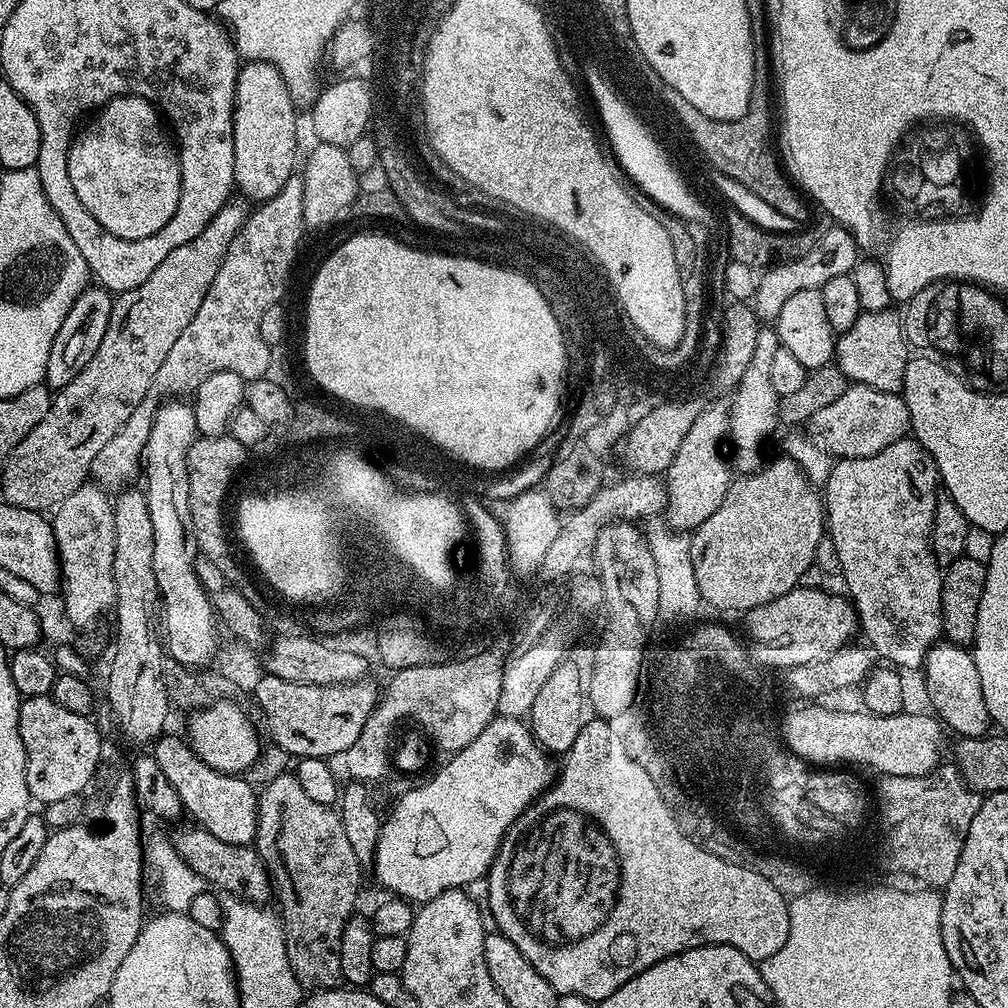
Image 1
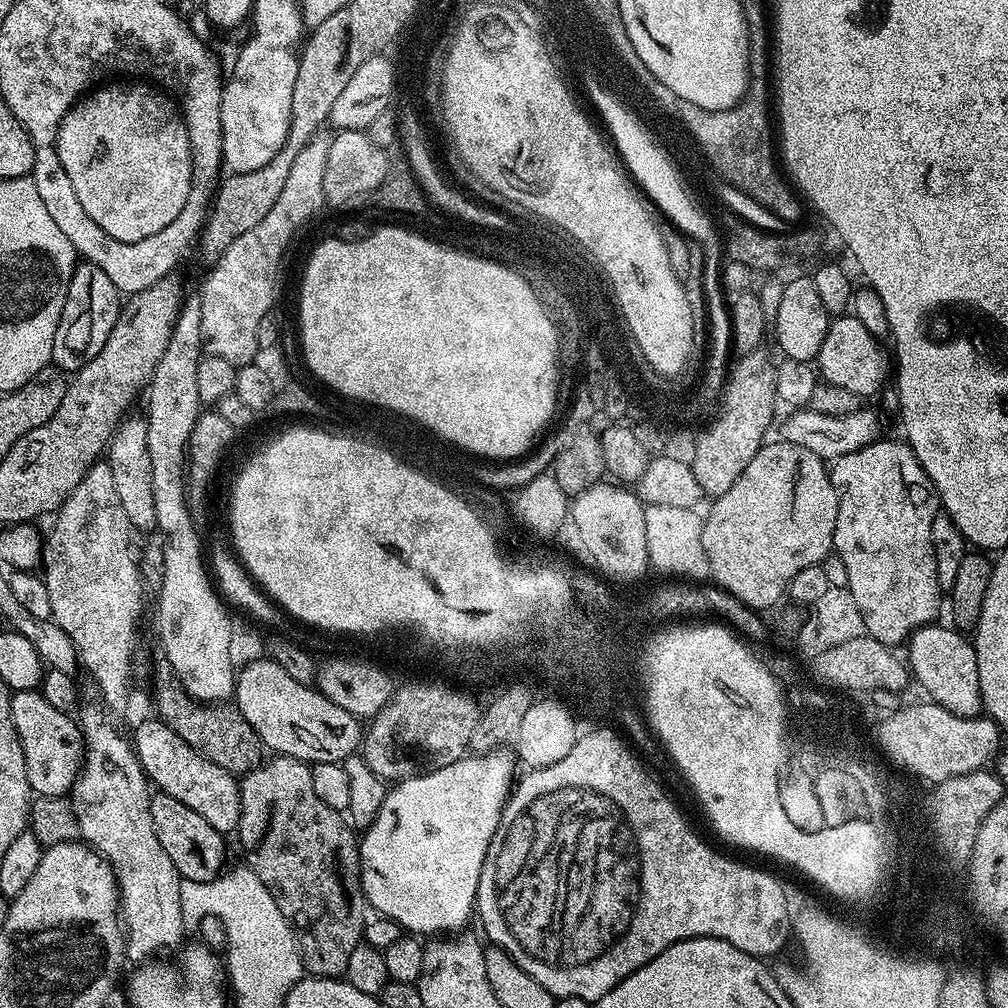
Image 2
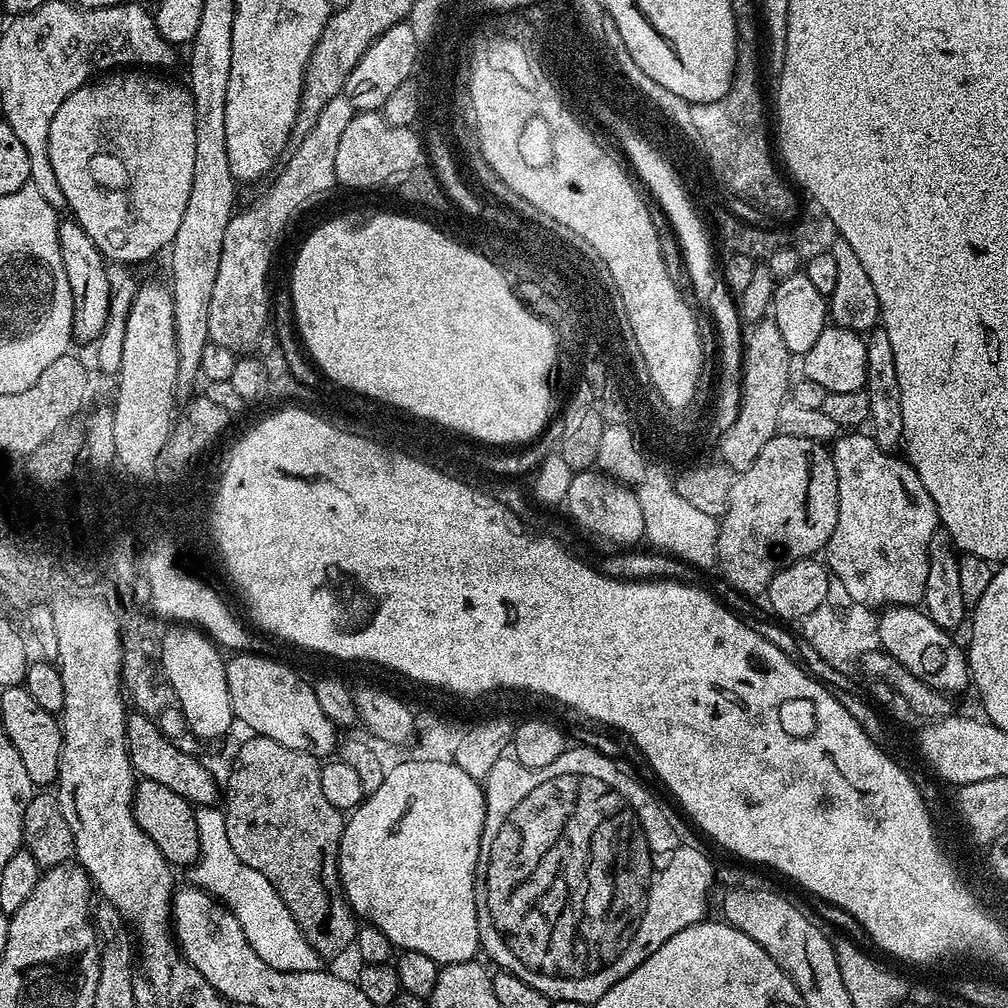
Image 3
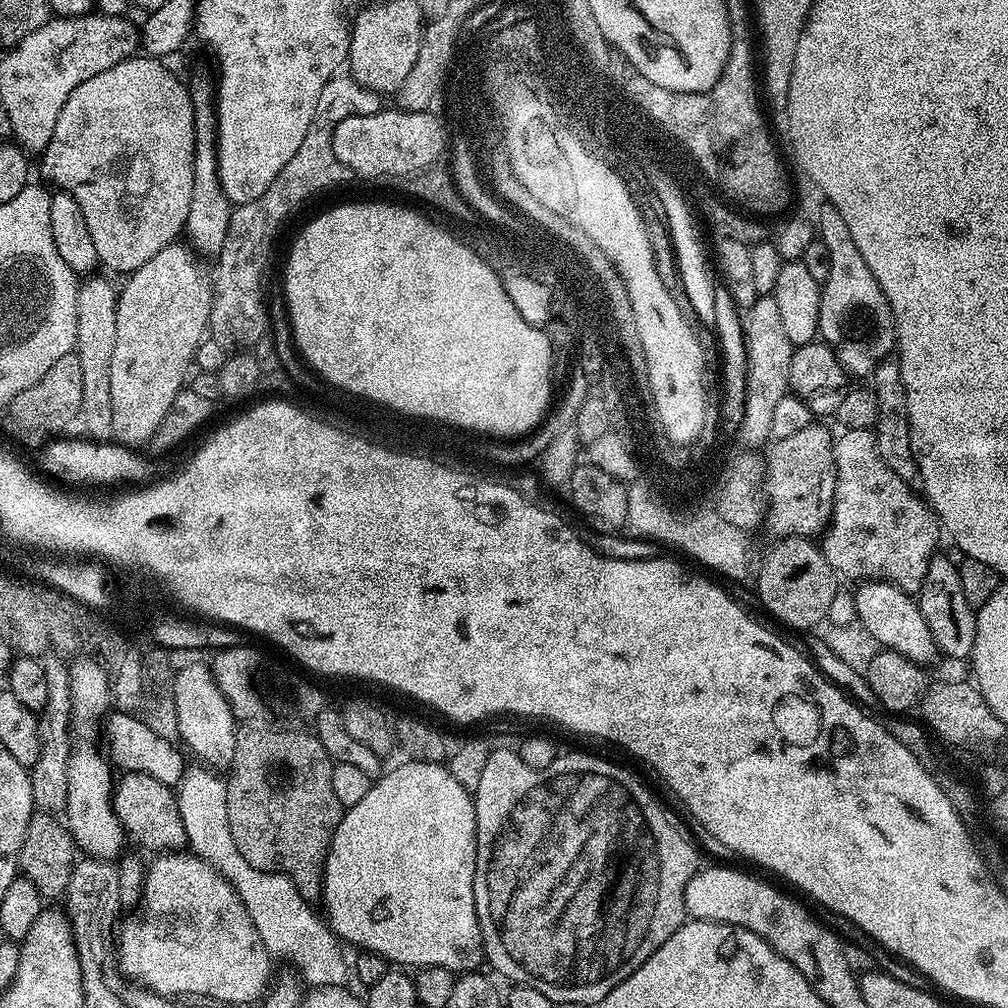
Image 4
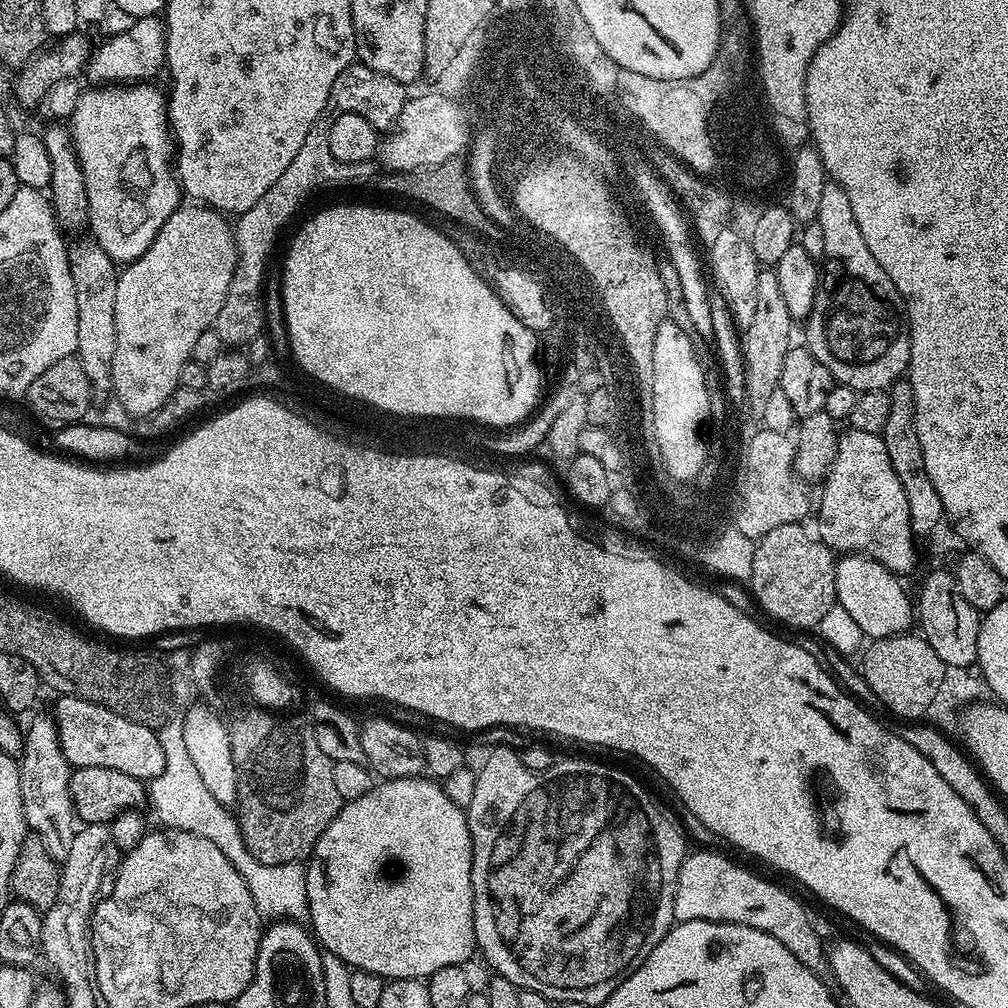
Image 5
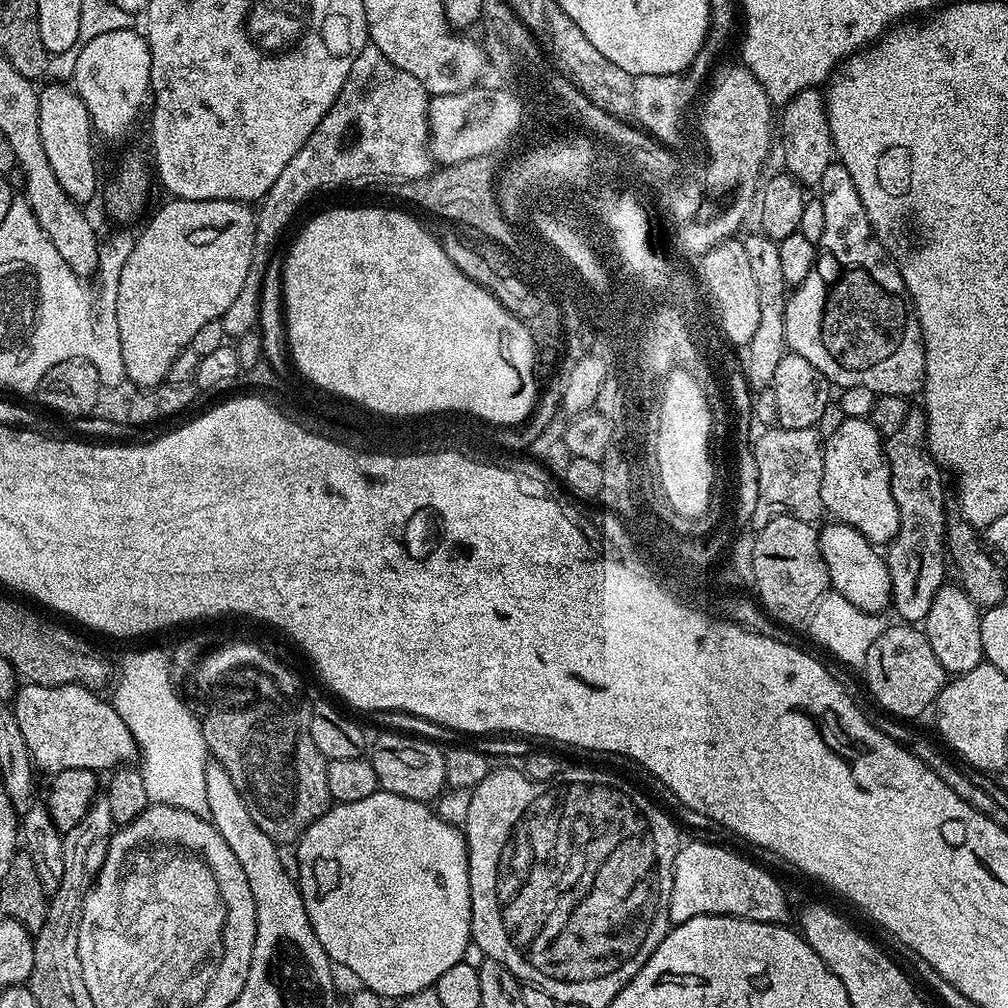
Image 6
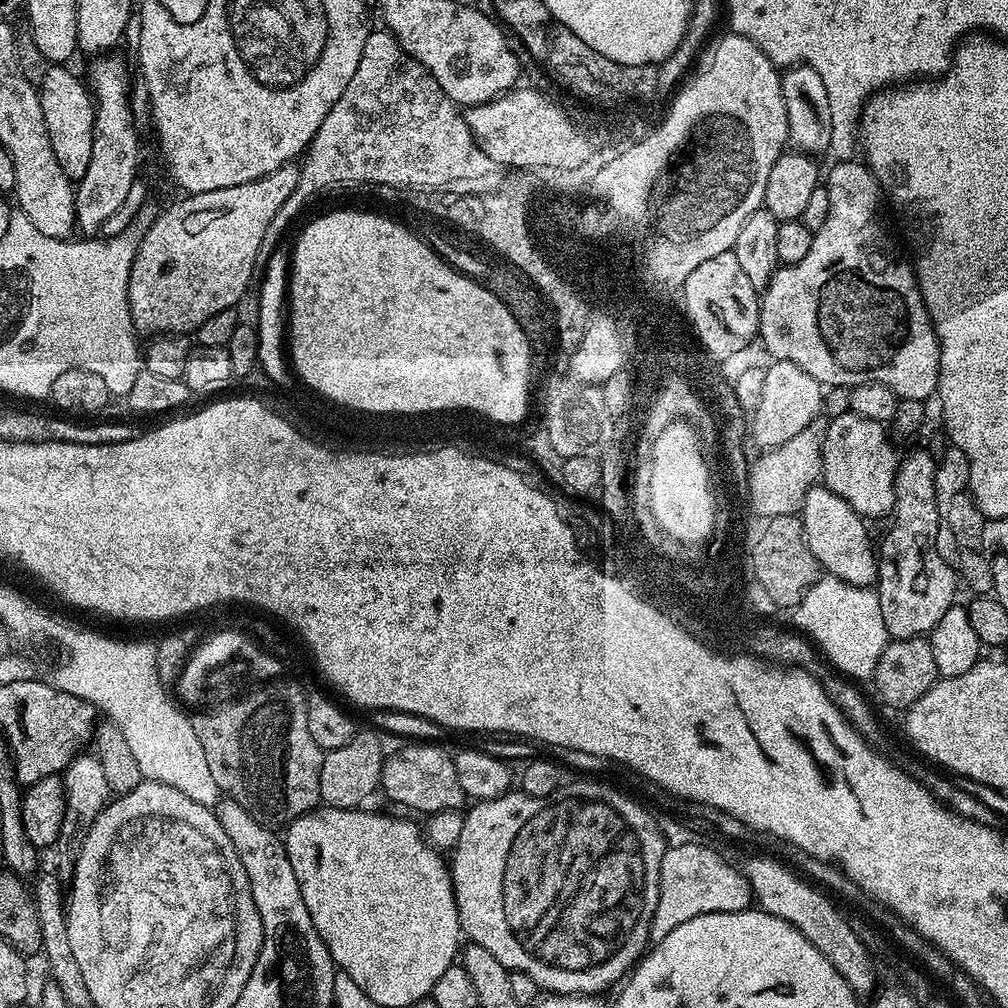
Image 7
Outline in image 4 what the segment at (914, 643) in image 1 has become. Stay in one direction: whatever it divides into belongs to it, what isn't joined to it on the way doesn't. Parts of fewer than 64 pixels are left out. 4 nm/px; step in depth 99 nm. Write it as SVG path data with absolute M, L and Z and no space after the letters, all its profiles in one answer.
M844 428L841 436L835 437L836 446L836 505L832 511L832 521L828 523L826 531L823 533L822 551L826 562L830 562L830 566L841 577L849 576L855 582L867 582L870 580L884 580L887 584L898 586L904 592L909 594L919 593L922 582L926 578L926 570L928 563L931 562L933 556L937 555L938 548L936 543L942 537L942 525L935 512L932 511L927 499L913 485L902 482L902 478L898 478L898 474L894 474L894 470L890 470L890 466L882 458L882 454L876 445L876 433L870 428Z

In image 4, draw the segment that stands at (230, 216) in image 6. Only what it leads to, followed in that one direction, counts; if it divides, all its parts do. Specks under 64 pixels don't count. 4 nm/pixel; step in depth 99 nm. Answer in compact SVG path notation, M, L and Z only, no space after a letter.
M173 242L167 244L162 250L158 250L158 254L154 254L154 258L150 258L150 262L146 262L142 266L138 266L138 270L134 270L127 277L128 280L121 287L117 295L117 329L115 331L114 354L111 355L110 363L110 391L111 405L113 407L113 432L112 435L119 443L127 446L144 446L152 439L153 434L158 430L158 426L162 422L162 418L166 418L166 414L170 410L170 406L174 406L174 398L185 387L186 377L189 375L188 367L193 367L196 359L196 348L200 345L201 340L205 339L206 333L209 331L208 319L212 313L212 281L213 277L204 269L205 261L187 243Z

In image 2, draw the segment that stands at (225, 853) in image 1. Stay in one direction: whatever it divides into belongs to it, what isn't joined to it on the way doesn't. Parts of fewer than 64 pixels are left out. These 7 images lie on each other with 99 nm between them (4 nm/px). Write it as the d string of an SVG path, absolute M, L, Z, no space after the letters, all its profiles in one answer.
M157 791L150 802L150 822L154 822L154 834L158 834L158 842L170 862L174 862L174 870L178 870L181 880L193 880L206 883L215 880L225 871L224 840L225 837L206 818L194 814L190 806L178 802L178 798L170 798L170 794Z

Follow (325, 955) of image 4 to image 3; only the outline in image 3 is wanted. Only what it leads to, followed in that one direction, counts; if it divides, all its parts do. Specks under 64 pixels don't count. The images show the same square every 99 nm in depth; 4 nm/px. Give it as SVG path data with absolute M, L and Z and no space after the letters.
M216 806L197 807L196 821L200 858L189 881L215 896L232 911L234 918L238 918L238 926L242 926L242 934L246 934L246 942L254 946L254 954L258 954L264 964L283 972L321 971L322 957L312 949L298 922L294 922L294 914L290 914L278 890L266 877L258 874L258 870L246 866L242 858L234 854L230 838L226 838L223 811Z

